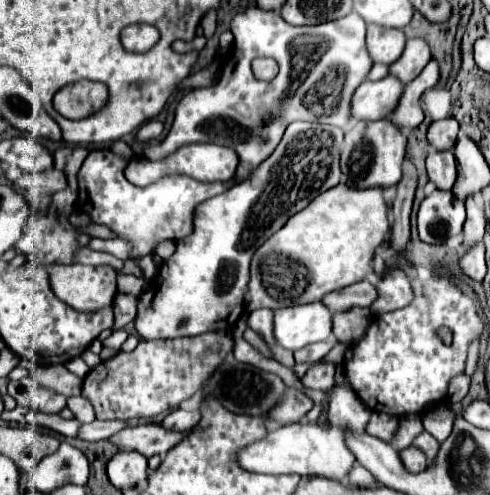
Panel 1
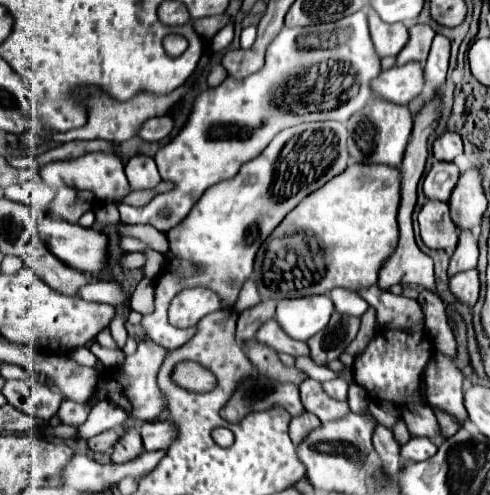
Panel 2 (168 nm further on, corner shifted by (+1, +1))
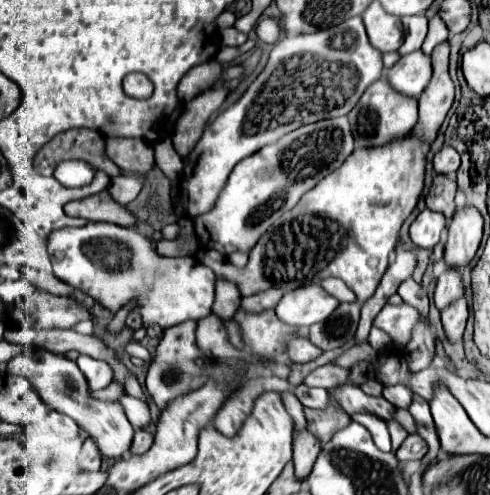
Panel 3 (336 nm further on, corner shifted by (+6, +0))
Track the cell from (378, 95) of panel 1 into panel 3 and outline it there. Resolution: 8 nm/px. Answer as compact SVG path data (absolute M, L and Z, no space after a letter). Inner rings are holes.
M422 51L404 55L396 61L394 67L386 69L384 79L390 87L406 97L420 97L432 75L430 57L424 57Z

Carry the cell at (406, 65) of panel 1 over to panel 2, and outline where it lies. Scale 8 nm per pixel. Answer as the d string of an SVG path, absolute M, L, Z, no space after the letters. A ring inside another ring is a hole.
M427 24L409 26L409 42L397 54L397 64L403 66L403 64L407 64L411 60L417 60L417 62L423 64L427 60L433 36L435 36L435 30L431 26L427 26Z

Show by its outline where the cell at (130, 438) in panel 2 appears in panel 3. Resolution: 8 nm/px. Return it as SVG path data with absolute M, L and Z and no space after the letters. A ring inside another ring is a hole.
M46 349L24 351L24 353L20 353L20 355L16 355L16 357L12 357L8 361L8 373L10 375L22 375L22 377L26 377L34 385L34 389L38 391L38 395L42 397L42 401L50 409L60 411L60 413L72 417L78 425L82 425L82 429L90 437L96 439L98 449L100 449L100 453L104 457L116 459L116 457L124 457L130 451L132 437L134 437L134 427L126 421L120 403L118 401L104 403L104 401L90 399L88 383L86 383L82 371L68 357L50 353Z

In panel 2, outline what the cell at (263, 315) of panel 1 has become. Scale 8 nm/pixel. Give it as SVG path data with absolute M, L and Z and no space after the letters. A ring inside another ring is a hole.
M269 320L265 322L259 330L257 330L257 340L261 344L267 344L269 348L277 350L277 352L285 352L291 356L309 356L309 346L307 342L299 342L293 340L291 336L287 336L283 332L283 328L277 324L277 320Z

